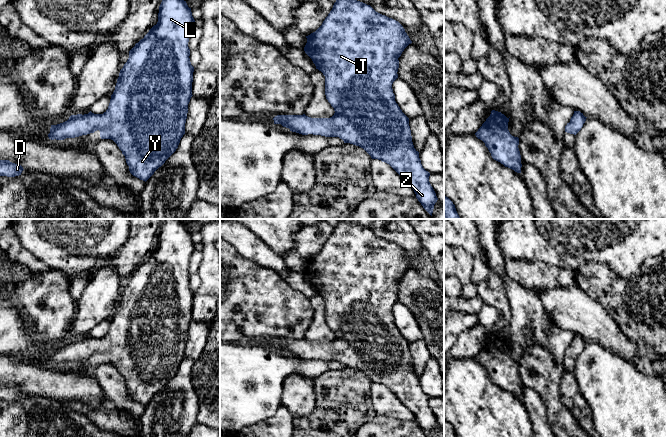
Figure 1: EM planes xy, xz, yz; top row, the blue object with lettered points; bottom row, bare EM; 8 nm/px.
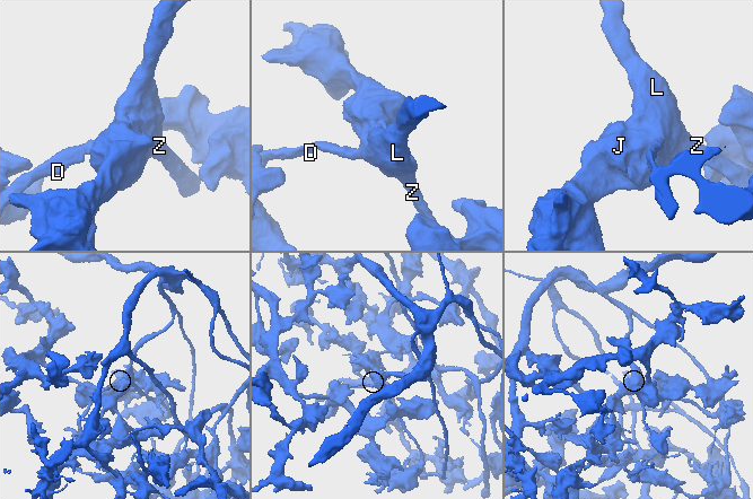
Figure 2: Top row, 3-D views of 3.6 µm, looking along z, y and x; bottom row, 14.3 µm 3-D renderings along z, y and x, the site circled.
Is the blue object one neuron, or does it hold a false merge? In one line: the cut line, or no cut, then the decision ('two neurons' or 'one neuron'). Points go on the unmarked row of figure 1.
cut xy (81, 339), (84, 346), (91, 349), (90, 356); two neurons

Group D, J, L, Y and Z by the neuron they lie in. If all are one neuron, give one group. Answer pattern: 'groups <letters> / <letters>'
groups D / J L Y Z

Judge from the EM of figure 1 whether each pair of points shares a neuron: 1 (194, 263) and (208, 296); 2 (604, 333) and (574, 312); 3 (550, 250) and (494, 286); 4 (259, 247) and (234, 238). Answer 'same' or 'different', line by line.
1: different
2: same
3: different
4: same

